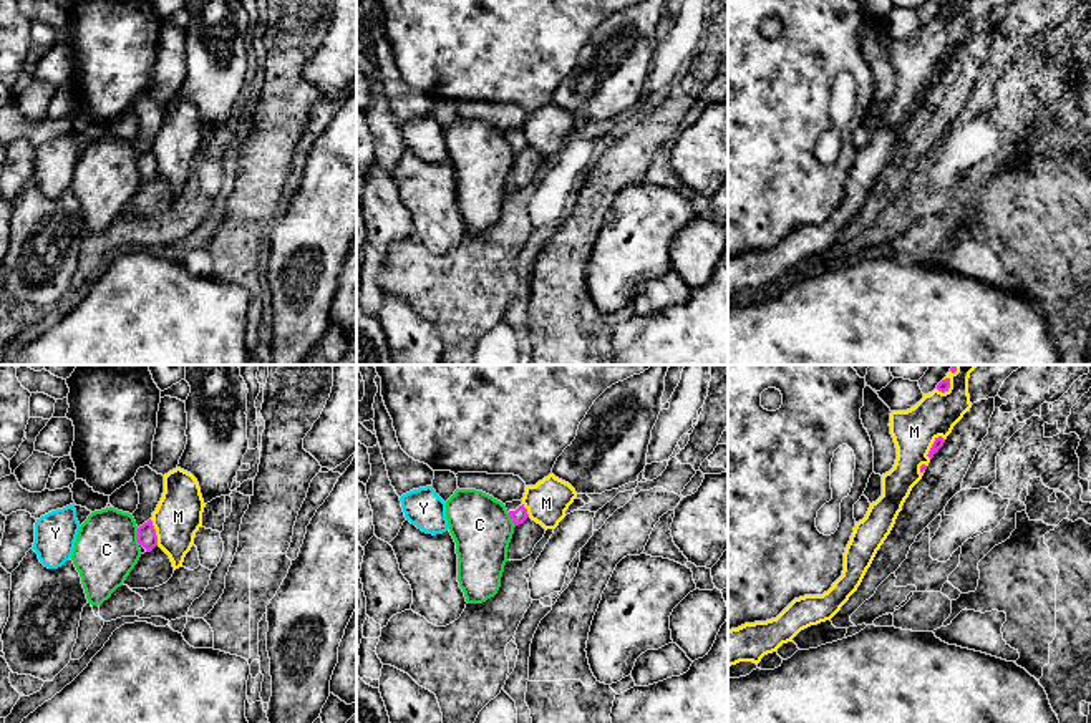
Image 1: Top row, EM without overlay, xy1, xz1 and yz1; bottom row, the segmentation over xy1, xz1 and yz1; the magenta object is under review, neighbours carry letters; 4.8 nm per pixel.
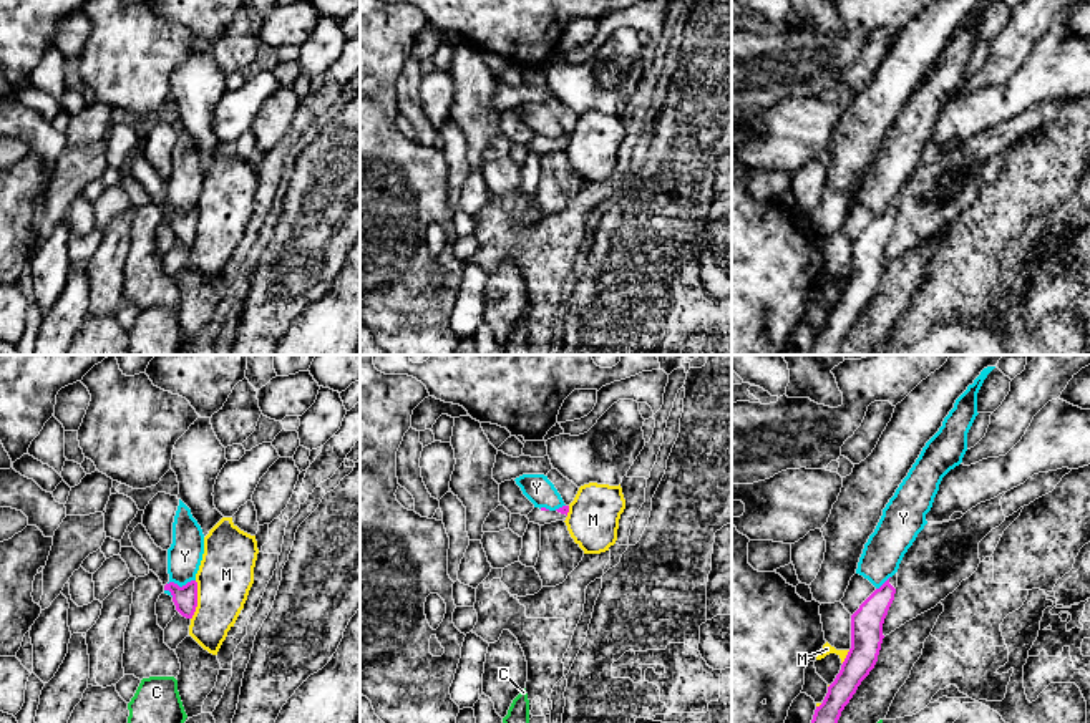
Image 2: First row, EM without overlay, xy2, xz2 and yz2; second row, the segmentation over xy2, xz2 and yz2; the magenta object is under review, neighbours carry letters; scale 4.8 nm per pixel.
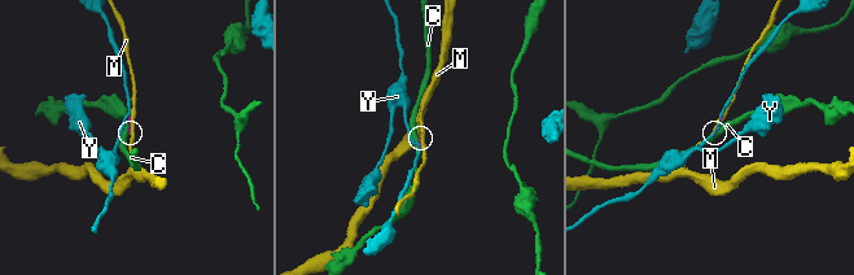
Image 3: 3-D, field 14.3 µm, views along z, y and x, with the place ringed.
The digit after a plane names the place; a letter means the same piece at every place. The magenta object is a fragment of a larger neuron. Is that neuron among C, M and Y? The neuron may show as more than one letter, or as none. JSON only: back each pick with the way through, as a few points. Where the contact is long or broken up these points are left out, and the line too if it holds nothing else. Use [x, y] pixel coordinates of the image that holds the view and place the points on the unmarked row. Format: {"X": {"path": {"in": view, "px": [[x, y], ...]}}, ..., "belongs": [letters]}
{"belongs": []}

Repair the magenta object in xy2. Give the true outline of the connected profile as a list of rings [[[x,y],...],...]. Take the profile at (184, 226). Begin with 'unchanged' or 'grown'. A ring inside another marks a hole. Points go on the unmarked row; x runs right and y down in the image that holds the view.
unchanged; [[[191,209],[182,216],[174,211],[169,211],[164,214],[164,219],[171,221],[176,239],[182,245],[192,247],[197,235],[197,211]]]

